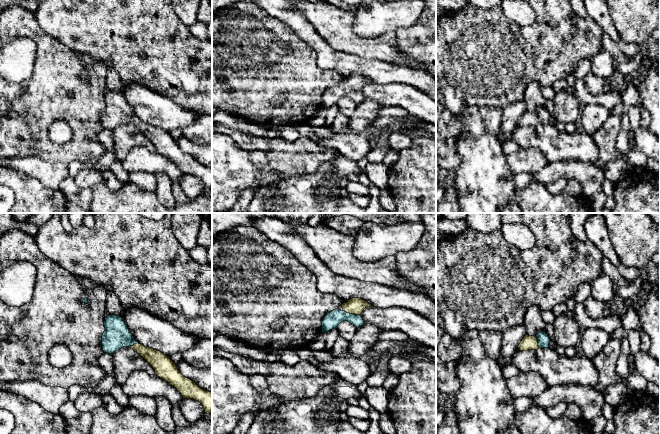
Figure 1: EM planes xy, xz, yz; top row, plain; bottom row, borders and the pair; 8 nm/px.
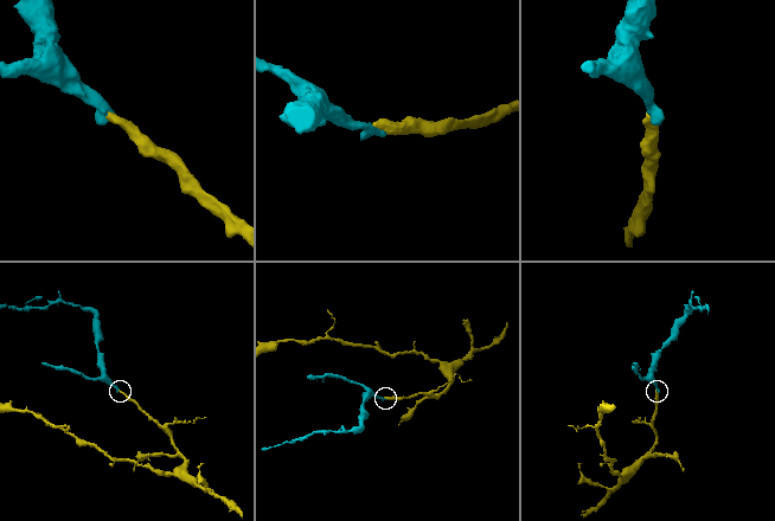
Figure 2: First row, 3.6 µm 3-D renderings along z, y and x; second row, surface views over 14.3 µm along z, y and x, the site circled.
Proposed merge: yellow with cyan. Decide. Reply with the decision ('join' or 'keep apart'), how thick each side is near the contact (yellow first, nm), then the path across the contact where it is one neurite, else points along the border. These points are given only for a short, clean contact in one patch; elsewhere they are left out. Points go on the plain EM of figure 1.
join; 130 nm thick on the yellow side, 130 nm on the other; runs through xz (355, 82), (352, 89), (336, 92), (331, 97)

